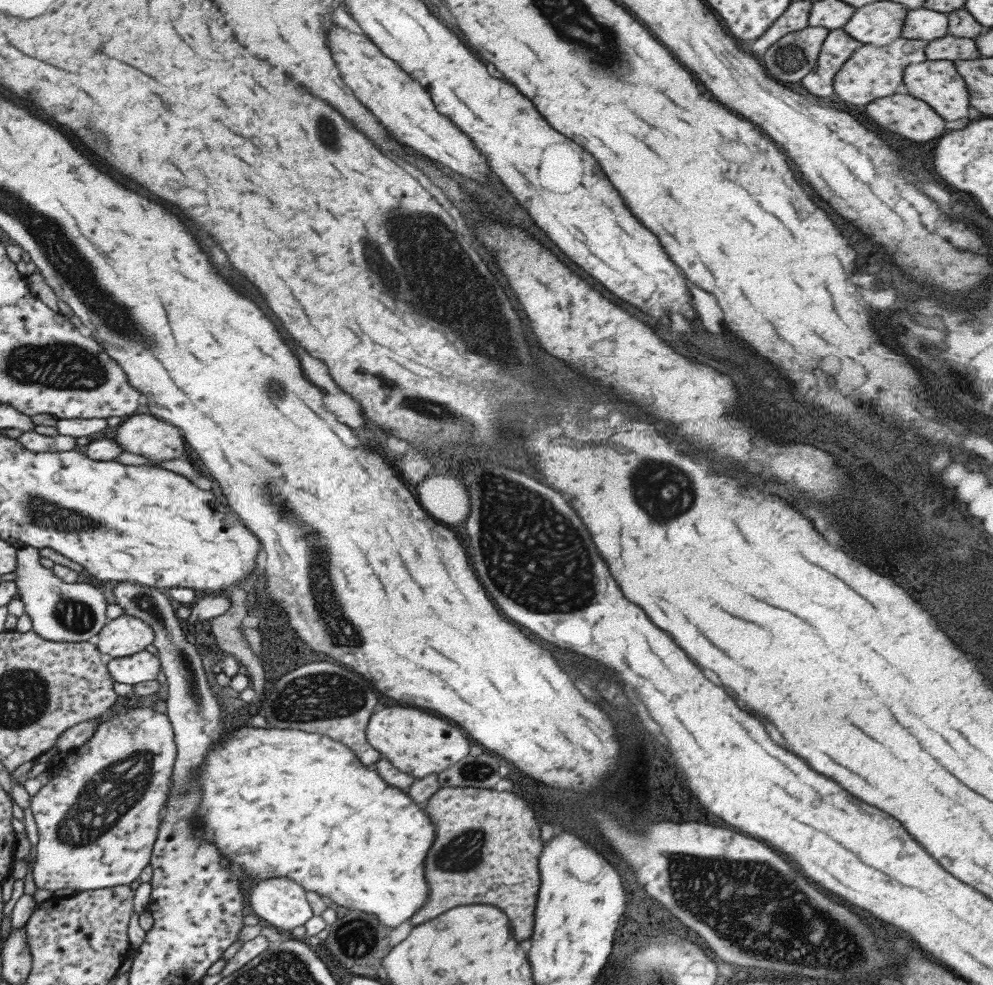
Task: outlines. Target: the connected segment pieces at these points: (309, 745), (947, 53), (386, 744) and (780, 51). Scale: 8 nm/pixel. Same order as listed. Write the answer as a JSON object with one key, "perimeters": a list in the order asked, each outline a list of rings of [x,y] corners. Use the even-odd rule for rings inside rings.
{"perimeters":[[[[241,728],[221,738],[205,760],[207,762],[203,764],[203,774],[199,780],[203,786],[203,800],[201,800],[201,808],[197,810],[201,830],[205,832],[205,836],[209,836],[209,840],[213,840],[213,844],[219,848],[221,854],[235,856],[229,860],[233,864],[239,864],[253,878],[259,878],[259,880],[273,877],[289,878],[299,884],[303,890],[325,896],[343,908],[373,914],[379,920],[379,924],[389,928],[395,928],[407,922],[423,906],[427,896],[427,882],[423,876],[423,858],[427,854],[427,848],[431,848],[431,842],[435,840],[435,828],[431,820],[427,818],[427,814],[421,808],[417,808],[417,804],[413,804],[413,799],[409,799],[405,790],[387,786],[385,782],[381,782],[381,778],[373,770],[359,764],[359,760],[353,756],[353,752],[347,746],[326,736],[307,734],[301,730]]],[[[945,35],[935,38],[925,46],[927,60],[973,60],[977,58],[977,48],[967,37]]],[[[387,706],[371,714],[365,736],[367,742],[397,770],[409,773],[416,779],[430,774],[437,775],[465,758],[469,752],[469,740],[461,731],[451,721],[428,714],[427,710],[415,706]]],[[[805,27],[781,36],[761,55],[767,74],[779,82],[800,81],[814,66],[828,30]]]]}

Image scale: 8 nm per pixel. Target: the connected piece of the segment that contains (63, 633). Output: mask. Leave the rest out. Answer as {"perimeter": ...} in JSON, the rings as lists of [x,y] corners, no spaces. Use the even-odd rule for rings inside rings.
{"perimeter":[[[20,546],[16,549],[13,583],[17,585],[24,613],[31,621],[31,631],[51,642],[93,641],[108,621],[105,617],[105,598],[99,589],[88,583],[67,583],[59,580],[51,568],[39,564],[38,549]]]}

